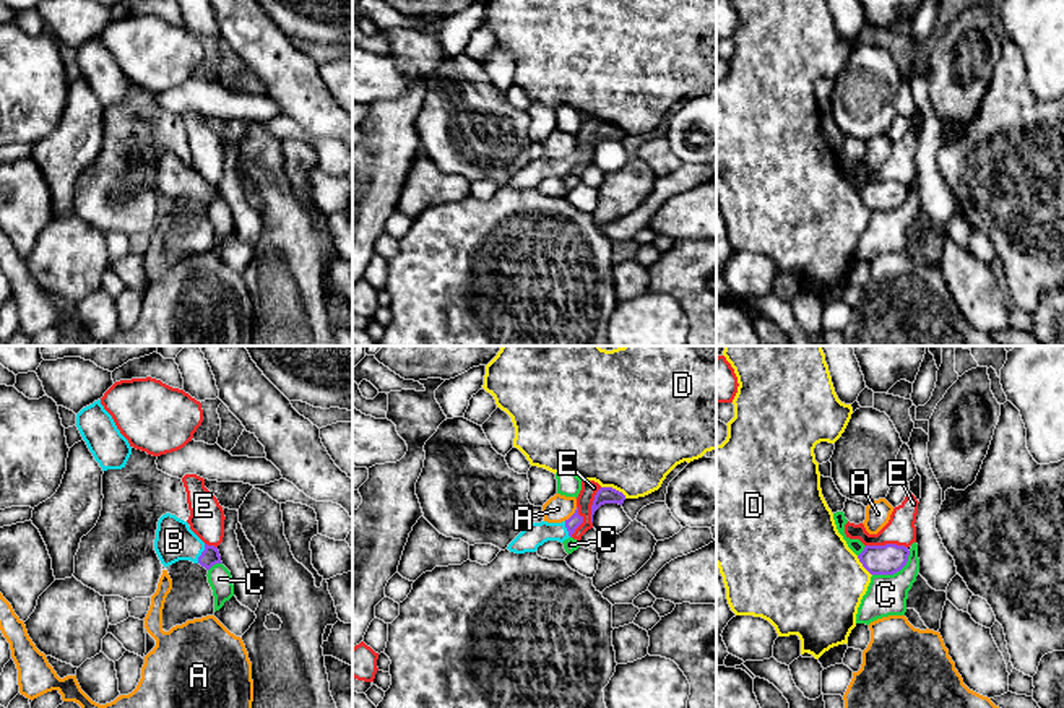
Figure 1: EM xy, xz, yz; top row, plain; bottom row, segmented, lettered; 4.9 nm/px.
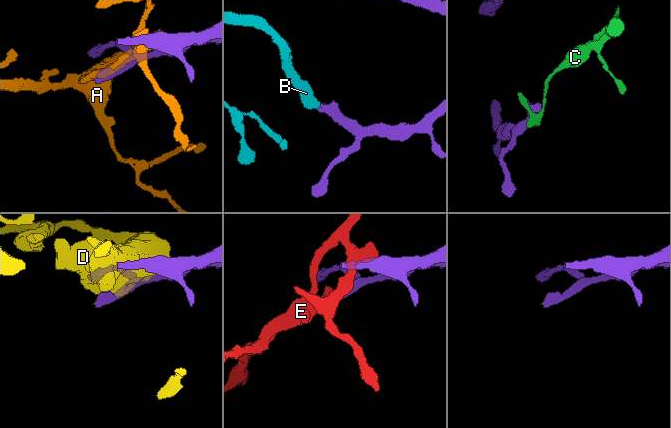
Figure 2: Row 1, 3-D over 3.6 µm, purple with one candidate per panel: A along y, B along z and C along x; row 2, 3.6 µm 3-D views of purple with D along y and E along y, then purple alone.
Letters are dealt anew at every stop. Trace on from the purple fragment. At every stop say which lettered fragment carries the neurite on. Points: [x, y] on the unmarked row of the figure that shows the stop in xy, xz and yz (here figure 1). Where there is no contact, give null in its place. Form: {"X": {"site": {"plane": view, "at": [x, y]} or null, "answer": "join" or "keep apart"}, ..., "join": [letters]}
{"A": {"site": {"plane": "xz", "at": [572, 151]}, "answer": "keep apart"}, "B": {"site": {"plane": "xy", "at": [202, 190]}, "answer": "join"}, "C": {"site": {"plane": "yz", "at": [895, 208]}, "answer": "keep apart"}, "D": {"site": {"plane": "xz", "at": [614, 125]}, "answer": "keep apart"}, "E": {"site": {"plane": "yz", "at": [887, 181]}, "answer": "keep apart"}, "join": ["B"]}

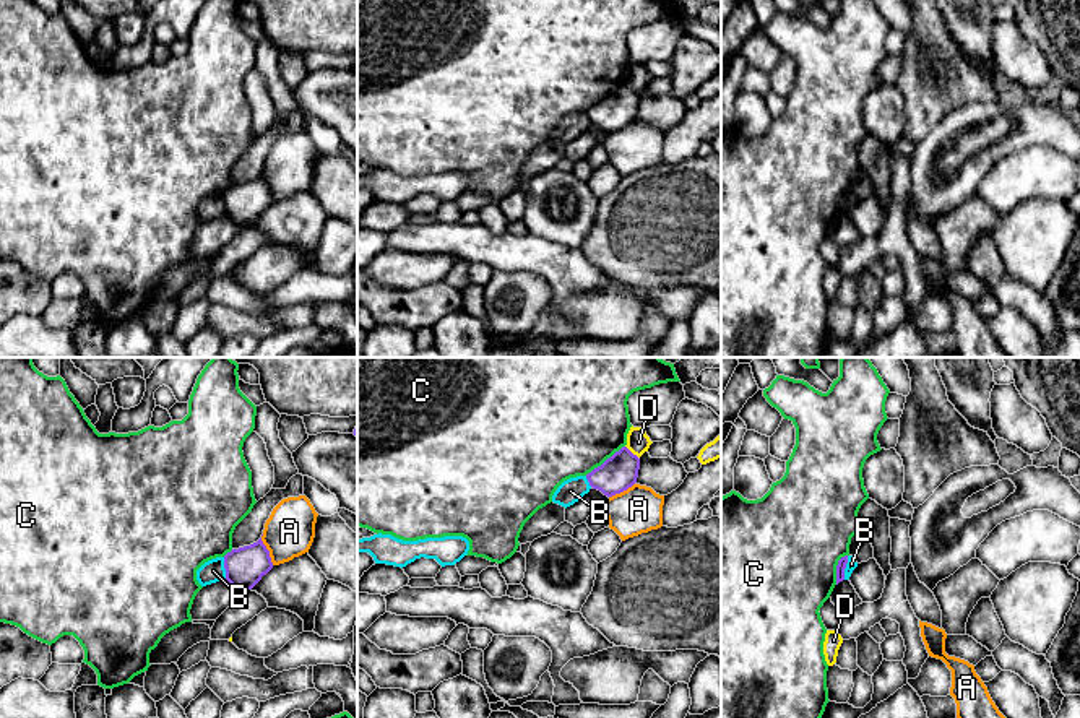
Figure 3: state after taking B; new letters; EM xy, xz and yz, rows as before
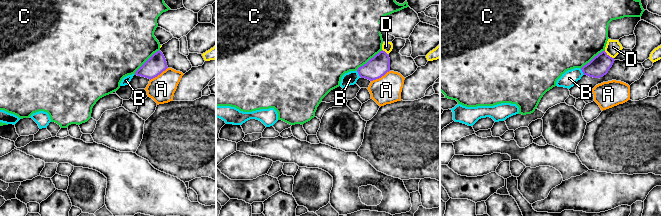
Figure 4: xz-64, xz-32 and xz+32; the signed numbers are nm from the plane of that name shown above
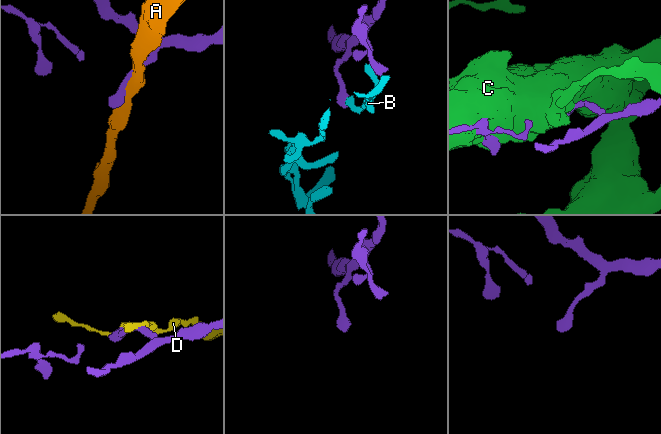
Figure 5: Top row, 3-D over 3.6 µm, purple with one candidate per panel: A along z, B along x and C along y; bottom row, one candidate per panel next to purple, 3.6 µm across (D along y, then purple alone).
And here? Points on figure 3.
{"A": {"site": {"plane": "xy", "at": [267, 185]}, "answer": "keep apart"}, "B": {"site": {"plane": "yz", "at": [845, 203]}, "answer": "keep apart"}, "C": {"site": {"plane": "xz", "at": [606, 96]}, "answer": "keep apart"}, "D": {"site": {"plane": "xz", "at": [630, 88]}, "answer": "keep apart"}, "join": []}

